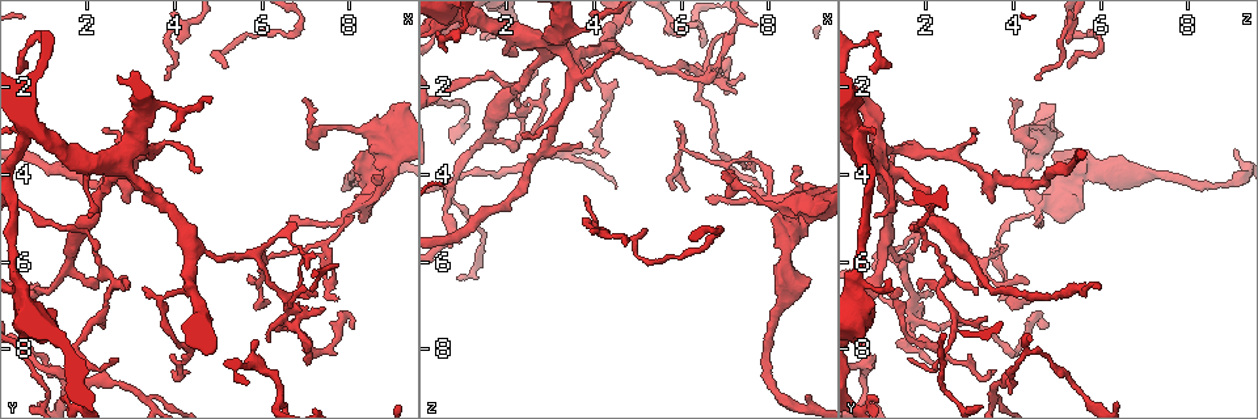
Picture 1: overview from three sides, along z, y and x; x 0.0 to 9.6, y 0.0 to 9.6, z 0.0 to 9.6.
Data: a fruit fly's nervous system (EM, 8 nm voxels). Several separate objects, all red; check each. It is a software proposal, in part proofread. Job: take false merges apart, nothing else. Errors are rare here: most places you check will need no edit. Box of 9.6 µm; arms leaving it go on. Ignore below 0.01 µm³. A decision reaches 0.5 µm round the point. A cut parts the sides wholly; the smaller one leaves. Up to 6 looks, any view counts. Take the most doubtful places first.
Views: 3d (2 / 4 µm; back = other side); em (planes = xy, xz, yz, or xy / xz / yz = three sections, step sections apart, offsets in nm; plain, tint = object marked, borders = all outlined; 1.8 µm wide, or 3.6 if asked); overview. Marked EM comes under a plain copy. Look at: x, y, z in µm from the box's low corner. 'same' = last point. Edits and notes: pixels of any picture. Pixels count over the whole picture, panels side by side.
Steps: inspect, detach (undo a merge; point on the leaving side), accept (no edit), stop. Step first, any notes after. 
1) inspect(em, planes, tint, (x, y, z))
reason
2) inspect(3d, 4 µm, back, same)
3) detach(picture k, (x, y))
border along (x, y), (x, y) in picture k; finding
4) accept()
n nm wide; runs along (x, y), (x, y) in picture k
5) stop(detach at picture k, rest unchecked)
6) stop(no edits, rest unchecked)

inspect(3d, 4 µm, (2.10, 5.10, 2.15))
four arms meet

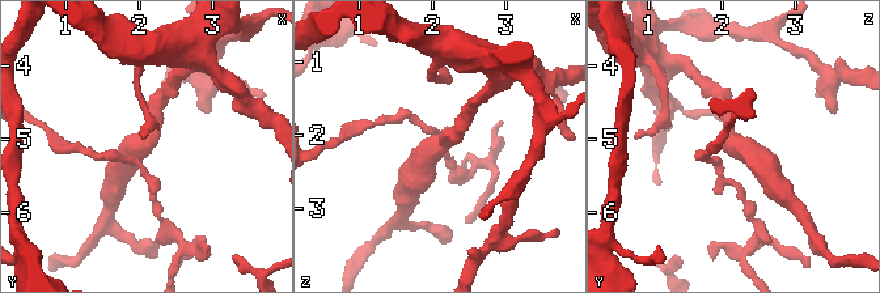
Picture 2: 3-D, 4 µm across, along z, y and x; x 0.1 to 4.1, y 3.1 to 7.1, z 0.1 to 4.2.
inspect(em, 3.6 µm, planes, borders, (2.00, 5.10, 2.20))
4 arms

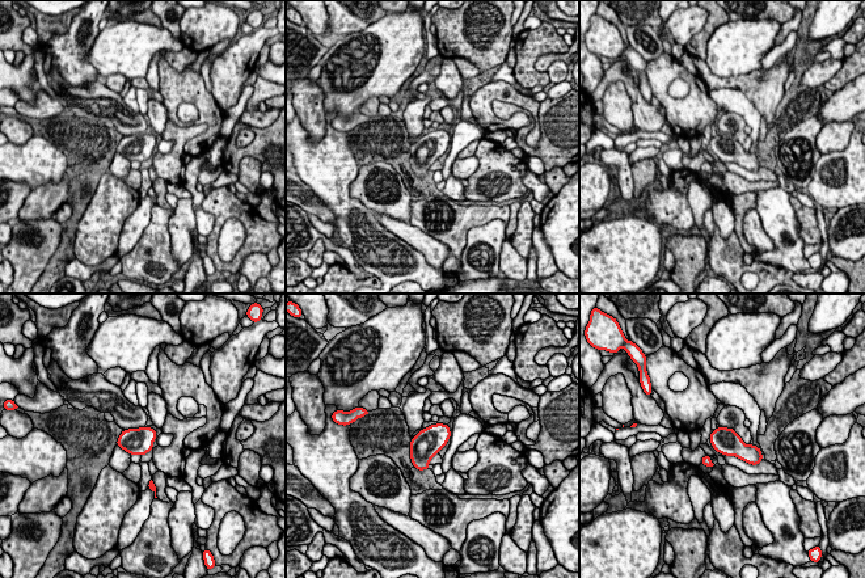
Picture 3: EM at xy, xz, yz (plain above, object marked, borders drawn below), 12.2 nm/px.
accept()
continuous, no second neuron

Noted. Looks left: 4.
inspect(3d, 2 µm, (6.60, 7.05, 1.65))
sharp bend

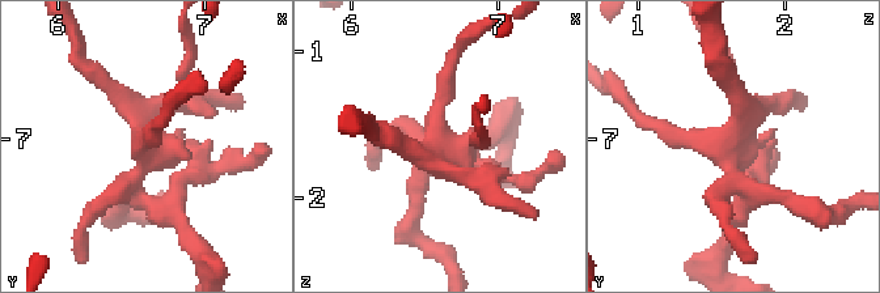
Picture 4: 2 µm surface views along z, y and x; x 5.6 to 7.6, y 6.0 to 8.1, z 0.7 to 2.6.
inspect(em, planes, tint, (6.60, 6.98, 1.66))
now the EM

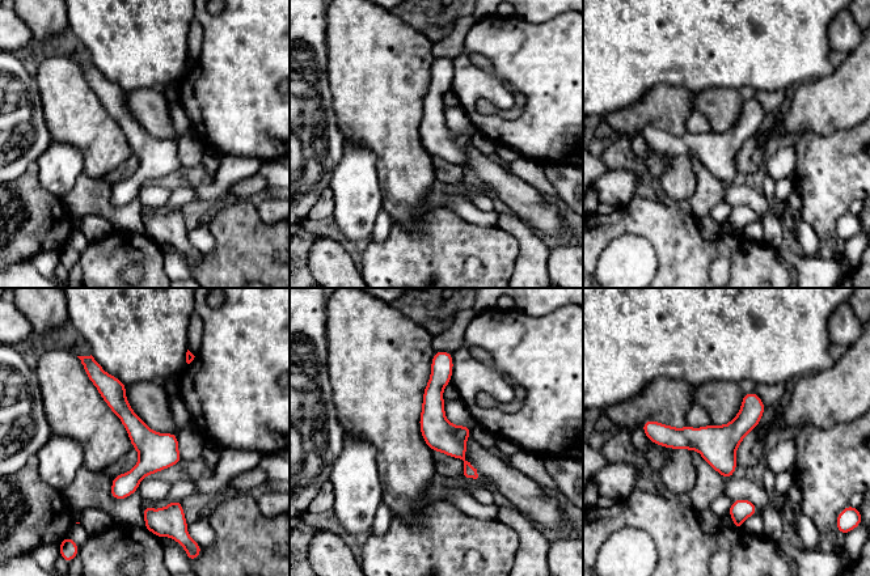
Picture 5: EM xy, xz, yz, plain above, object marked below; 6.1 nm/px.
accept()
runs along (93, 375), (144, 440), (119, 496) in picture 5; all the same neuron

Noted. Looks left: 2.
inspect(em, planes, tint, (7.30, 3.00, 4.25))
calibre changes

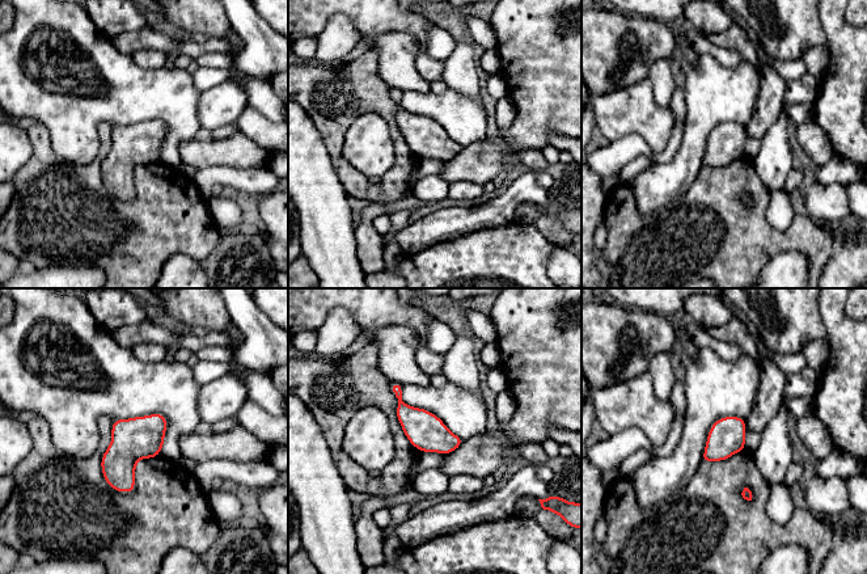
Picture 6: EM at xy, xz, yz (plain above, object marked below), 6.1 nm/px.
accept()
220 nm wide; all the same neuron

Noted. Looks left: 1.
stop(no edits, rest unchecked)

